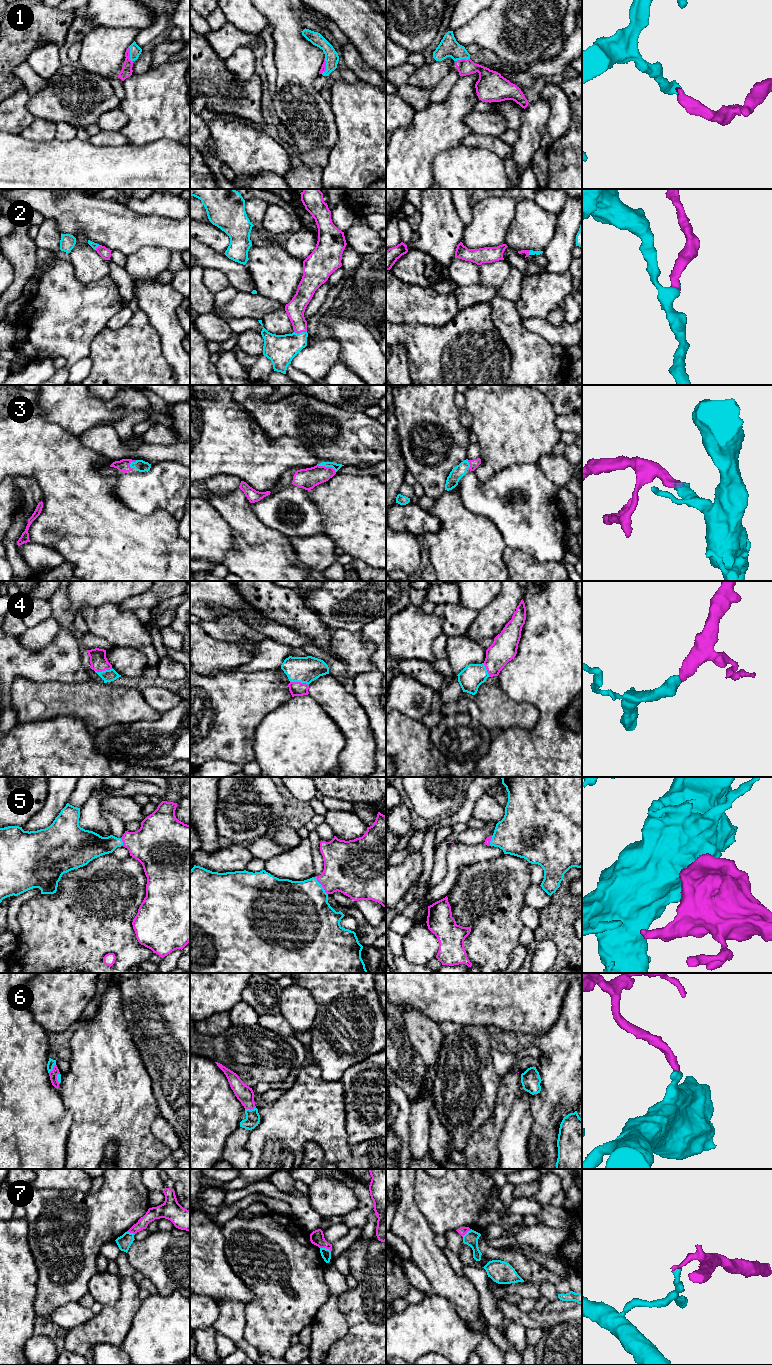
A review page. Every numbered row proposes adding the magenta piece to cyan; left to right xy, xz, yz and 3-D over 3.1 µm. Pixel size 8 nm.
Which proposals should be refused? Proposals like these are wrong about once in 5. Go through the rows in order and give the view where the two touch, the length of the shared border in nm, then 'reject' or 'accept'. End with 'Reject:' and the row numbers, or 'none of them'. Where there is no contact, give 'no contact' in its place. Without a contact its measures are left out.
1: meets cyan in xy; contact 120 nm long; accept
2: meets cyan in xz; contact 100 nm long; accept
3: meets cyan in xz; contact 170 nm long; accept
4: meets cyan in xz; contact 160 nm long; accept
5: meets cyan in xz; contact 170 nm long; accept
6: meets cyan in xz; contact 90 nm long; accept
7: meets cyan in xz; contact 90 nm long; reject
Reject: 7

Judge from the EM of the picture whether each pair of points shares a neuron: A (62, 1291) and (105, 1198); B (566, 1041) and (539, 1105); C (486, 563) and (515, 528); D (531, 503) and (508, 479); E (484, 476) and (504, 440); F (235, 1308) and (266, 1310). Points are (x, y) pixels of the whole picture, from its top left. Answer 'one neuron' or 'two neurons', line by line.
A: one neuron
B: one neuron
C: two neurons
D: one neuron
E: one neuron
F: two neurons

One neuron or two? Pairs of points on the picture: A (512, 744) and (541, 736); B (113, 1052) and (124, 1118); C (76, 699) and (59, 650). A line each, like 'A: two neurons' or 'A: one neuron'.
A: one neuron
B: one neuron
C: two neurons

